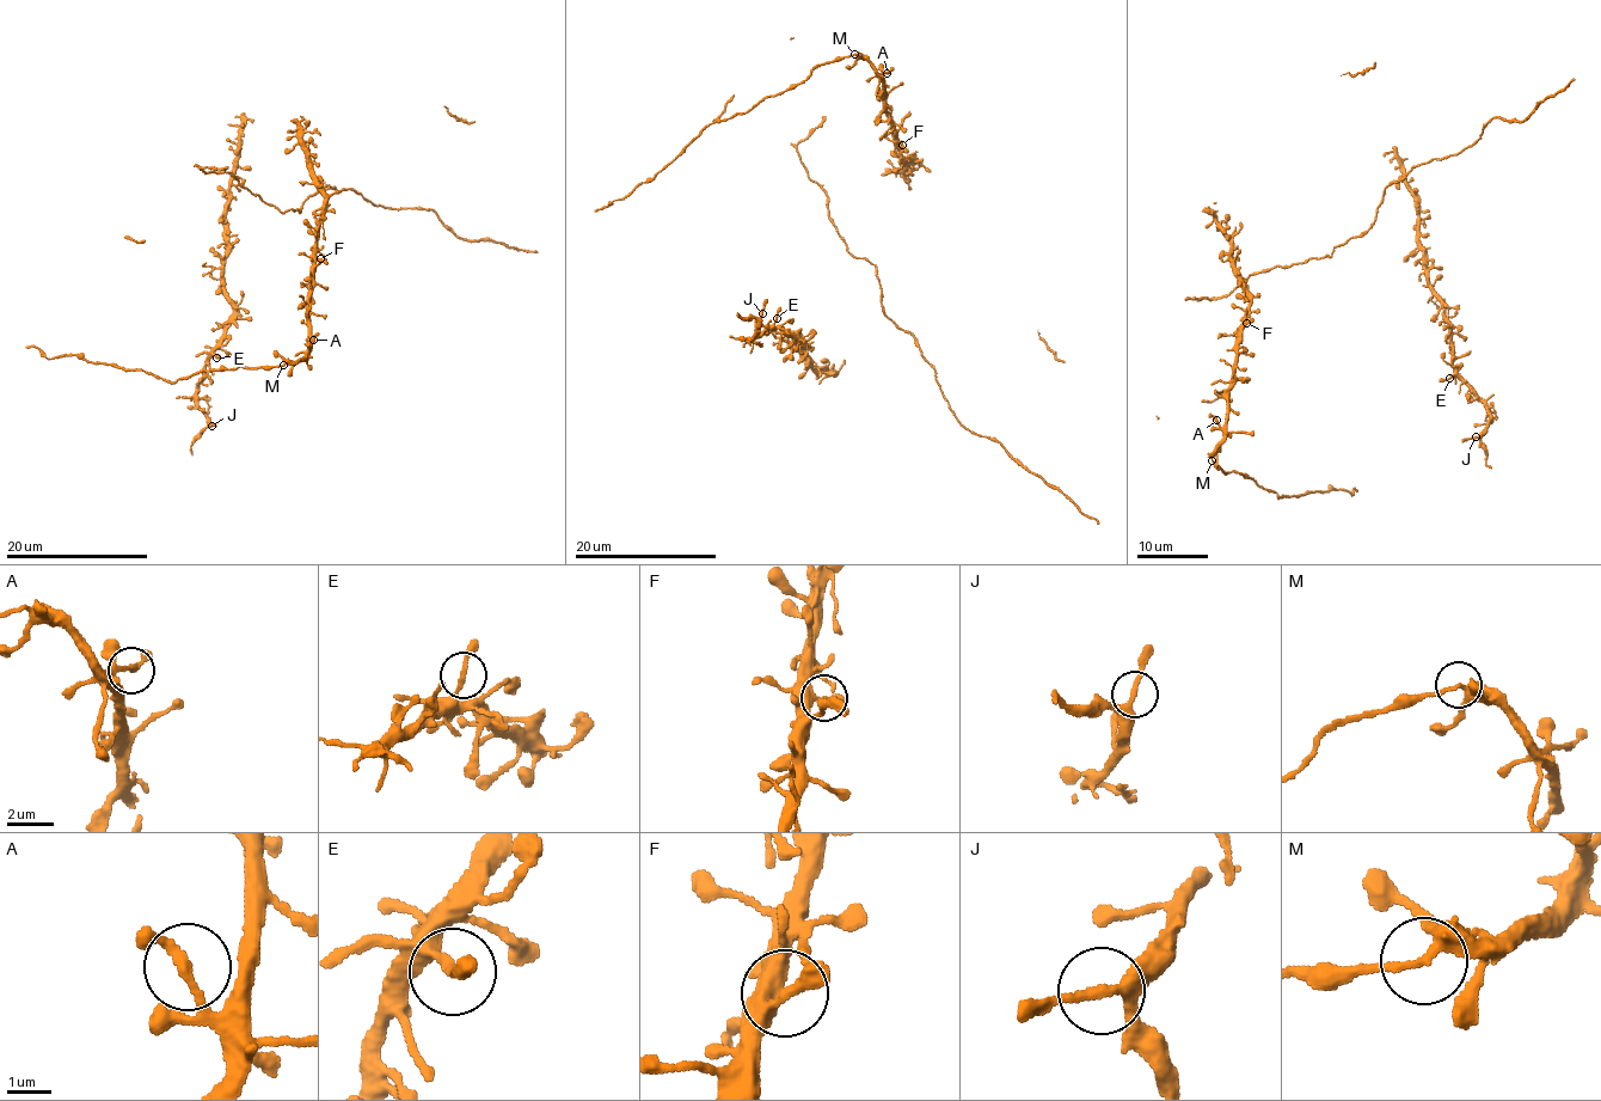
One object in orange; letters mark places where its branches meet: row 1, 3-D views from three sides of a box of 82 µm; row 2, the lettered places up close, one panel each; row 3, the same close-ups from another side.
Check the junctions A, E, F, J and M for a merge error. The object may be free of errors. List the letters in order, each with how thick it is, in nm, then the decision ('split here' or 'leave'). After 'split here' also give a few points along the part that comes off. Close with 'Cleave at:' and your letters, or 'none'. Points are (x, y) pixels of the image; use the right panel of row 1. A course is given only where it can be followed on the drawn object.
A: 200 nm | leave
E: 180 nm | leave
F: 280 nm | leave
J: 200 nm | leave
M: 240 nm | split here | (1212, 460), (1224, 472), (1240, 472), (1277, 499), (1329, 489), (1351, 495), (1357, 490)
Cleave at: M

